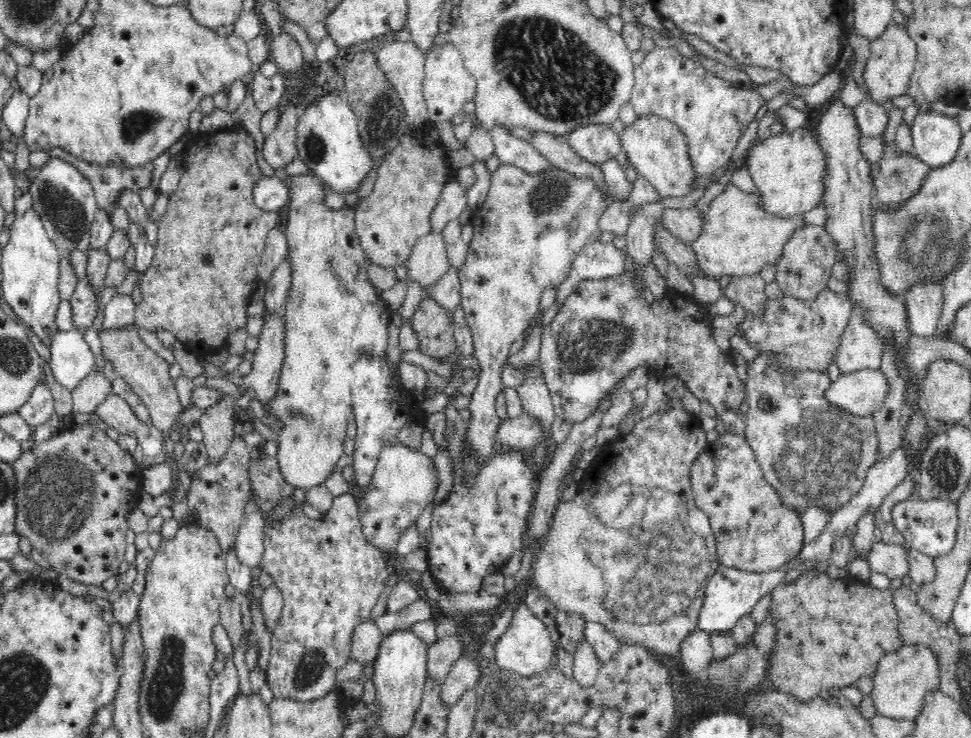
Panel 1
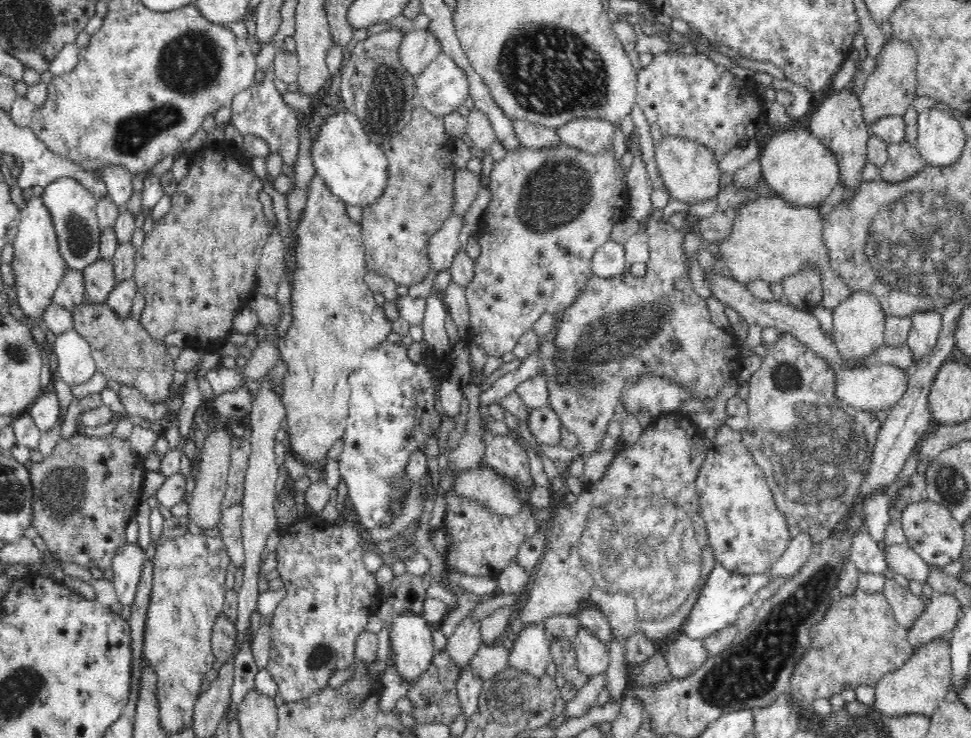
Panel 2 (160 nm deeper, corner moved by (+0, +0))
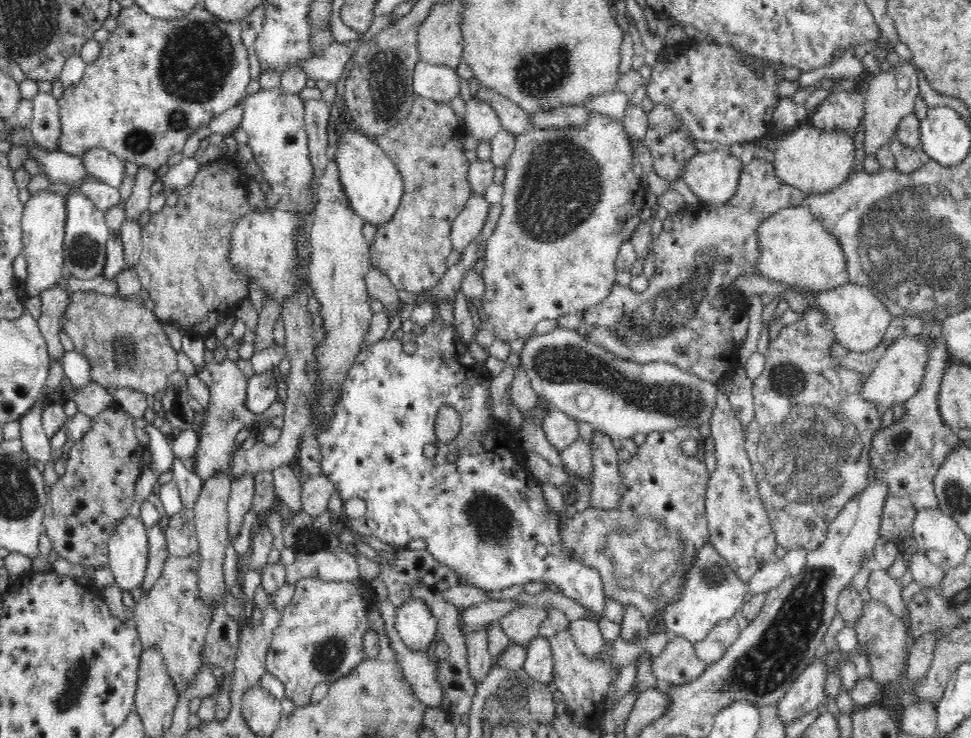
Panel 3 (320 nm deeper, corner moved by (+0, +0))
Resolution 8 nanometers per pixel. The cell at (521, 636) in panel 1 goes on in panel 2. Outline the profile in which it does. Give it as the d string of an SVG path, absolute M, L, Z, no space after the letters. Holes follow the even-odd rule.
M526 623L524 629L508 643L508 664L516 671L543 676L553 662L551 639L541 624Z

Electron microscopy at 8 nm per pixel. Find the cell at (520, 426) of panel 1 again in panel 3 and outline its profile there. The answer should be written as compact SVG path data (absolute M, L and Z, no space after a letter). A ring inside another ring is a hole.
M555 408L549 411L542 429L547 440L559 452L566 450L580 438L577 420Z

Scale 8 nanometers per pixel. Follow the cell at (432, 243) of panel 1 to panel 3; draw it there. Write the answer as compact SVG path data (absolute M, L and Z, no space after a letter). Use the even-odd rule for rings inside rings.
M474 193L466 202L464 209L458 212L458 216L452 222L450 228L450 239L452 239L452 250L463 252L463 250L480 234L491 205L484 195Z

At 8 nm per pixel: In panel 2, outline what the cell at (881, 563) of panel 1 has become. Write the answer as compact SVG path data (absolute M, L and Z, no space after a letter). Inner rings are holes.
M894 544L894 546L886 546L884 551L884 559L886 559L887 567L894 574L902 574L908 580L918 580L922 585L926 585L926 578L930 574L930 565L914 550L904 544Z

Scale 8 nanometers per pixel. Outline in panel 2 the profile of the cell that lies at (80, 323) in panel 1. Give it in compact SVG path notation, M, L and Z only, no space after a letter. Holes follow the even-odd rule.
M98 259L82 270L84 275L85 302L104 303L117 280L112 259Z

